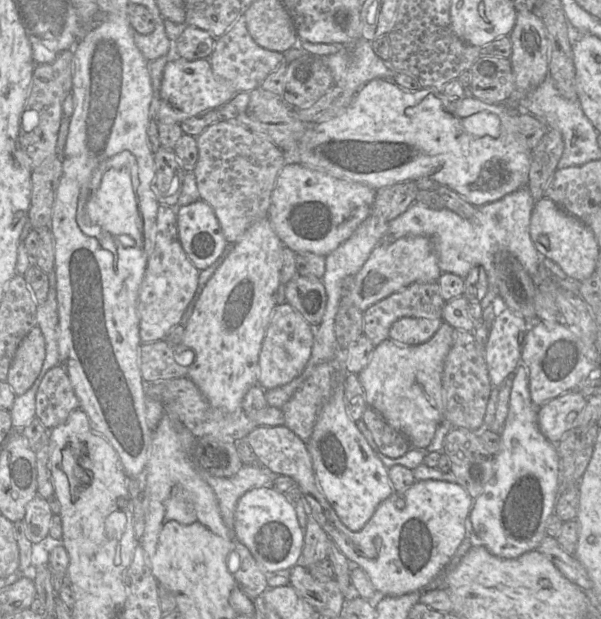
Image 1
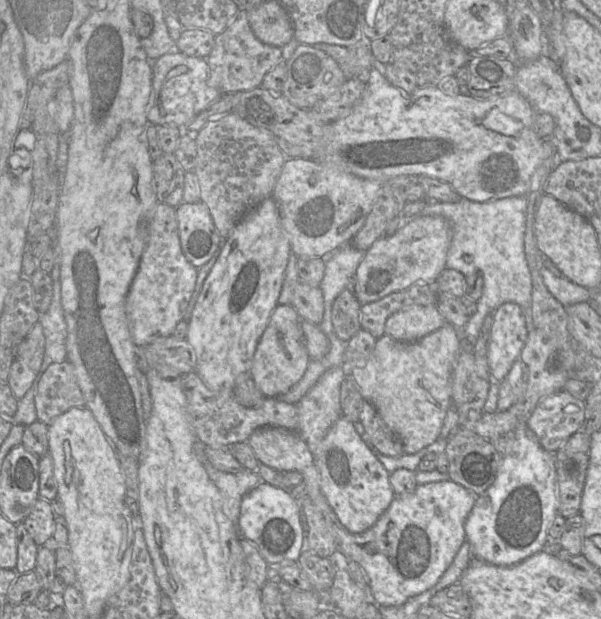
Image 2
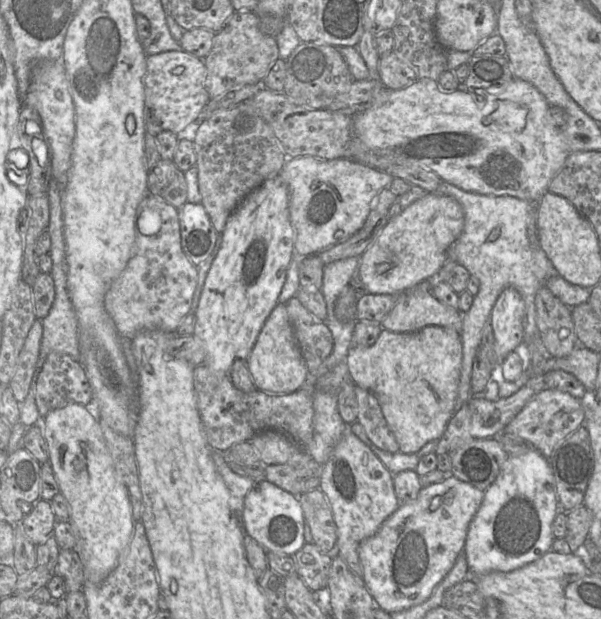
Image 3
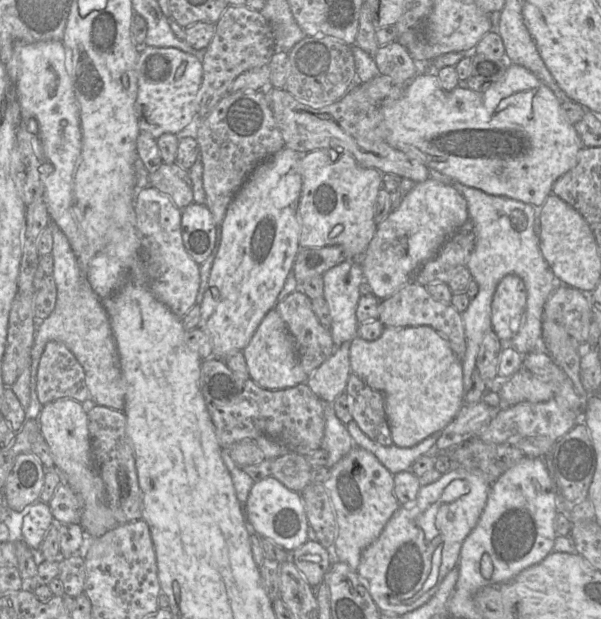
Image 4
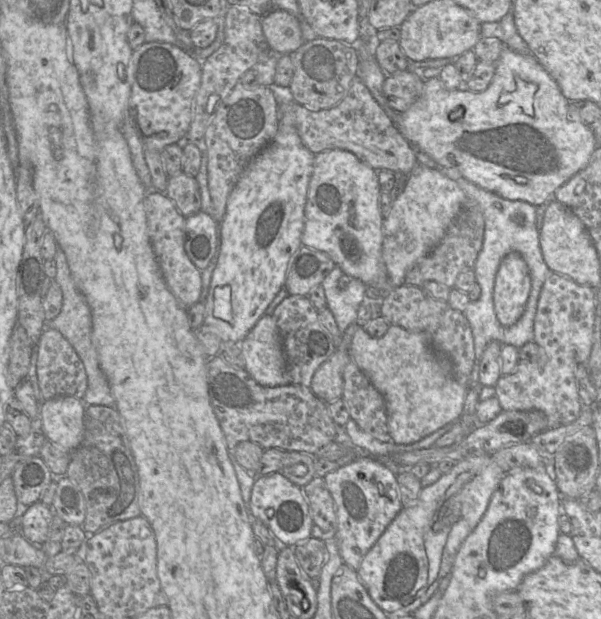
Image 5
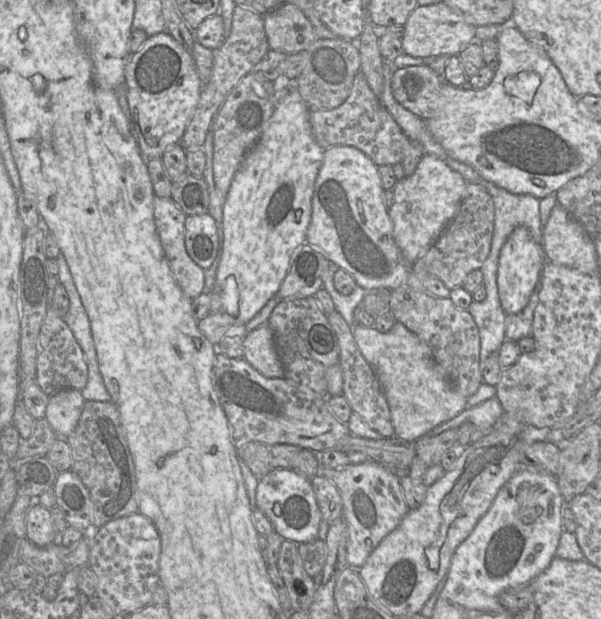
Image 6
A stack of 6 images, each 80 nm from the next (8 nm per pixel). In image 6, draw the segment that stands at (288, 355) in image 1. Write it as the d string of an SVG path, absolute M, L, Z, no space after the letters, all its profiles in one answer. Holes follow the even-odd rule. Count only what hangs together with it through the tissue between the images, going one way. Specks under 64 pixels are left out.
M268 324L255 328L243 337L243 354L243 358L263 376L284 378L284 369L277 352L274 335Z

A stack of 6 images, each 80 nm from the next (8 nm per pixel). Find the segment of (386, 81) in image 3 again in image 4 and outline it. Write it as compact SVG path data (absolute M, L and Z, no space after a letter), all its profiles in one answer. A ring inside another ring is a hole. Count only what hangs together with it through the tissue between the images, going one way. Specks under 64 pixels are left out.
M397 41L380 46L374 59L380 74L390 76L398 84L407 85L417 75L417 62Z

